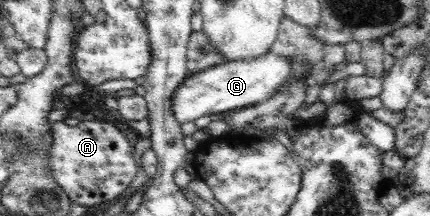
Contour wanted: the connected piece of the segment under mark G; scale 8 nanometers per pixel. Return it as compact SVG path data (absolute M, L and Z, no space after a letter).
M272 51L253 60L226 62L186 77L172 95L172 113L180 125L187 121L194 122L195 119L204 115L234 112L241 108L255 106L281 88L292 74L290 58L276 55Z

